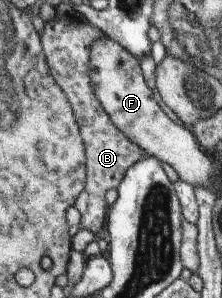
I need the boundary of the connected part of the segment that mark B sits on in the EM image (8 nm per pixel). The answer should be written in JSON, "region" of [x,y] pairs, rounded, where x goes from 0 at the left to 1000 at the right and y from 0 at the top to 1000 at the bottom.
{"region":[[[248,60],[198,81],[185,144],[243,272],[288,305],[342,403],[342,419],[378,483],[387,520],[387,614],[378,641],[342,664],[333,695],[365,715],[356,768],[396,768],[432,785],[477,742],[477,648],[491,634],[527,634],[559,584],[613,540],[667,527],[622,487],[604,487],[523,433],[523,419],[477,386],[450,339],[414,305],[405,265],[405,151],[441,131],[468,131],[473,111],[432,97],[383,64],[342,77],[297,77],[288,64]]]}

